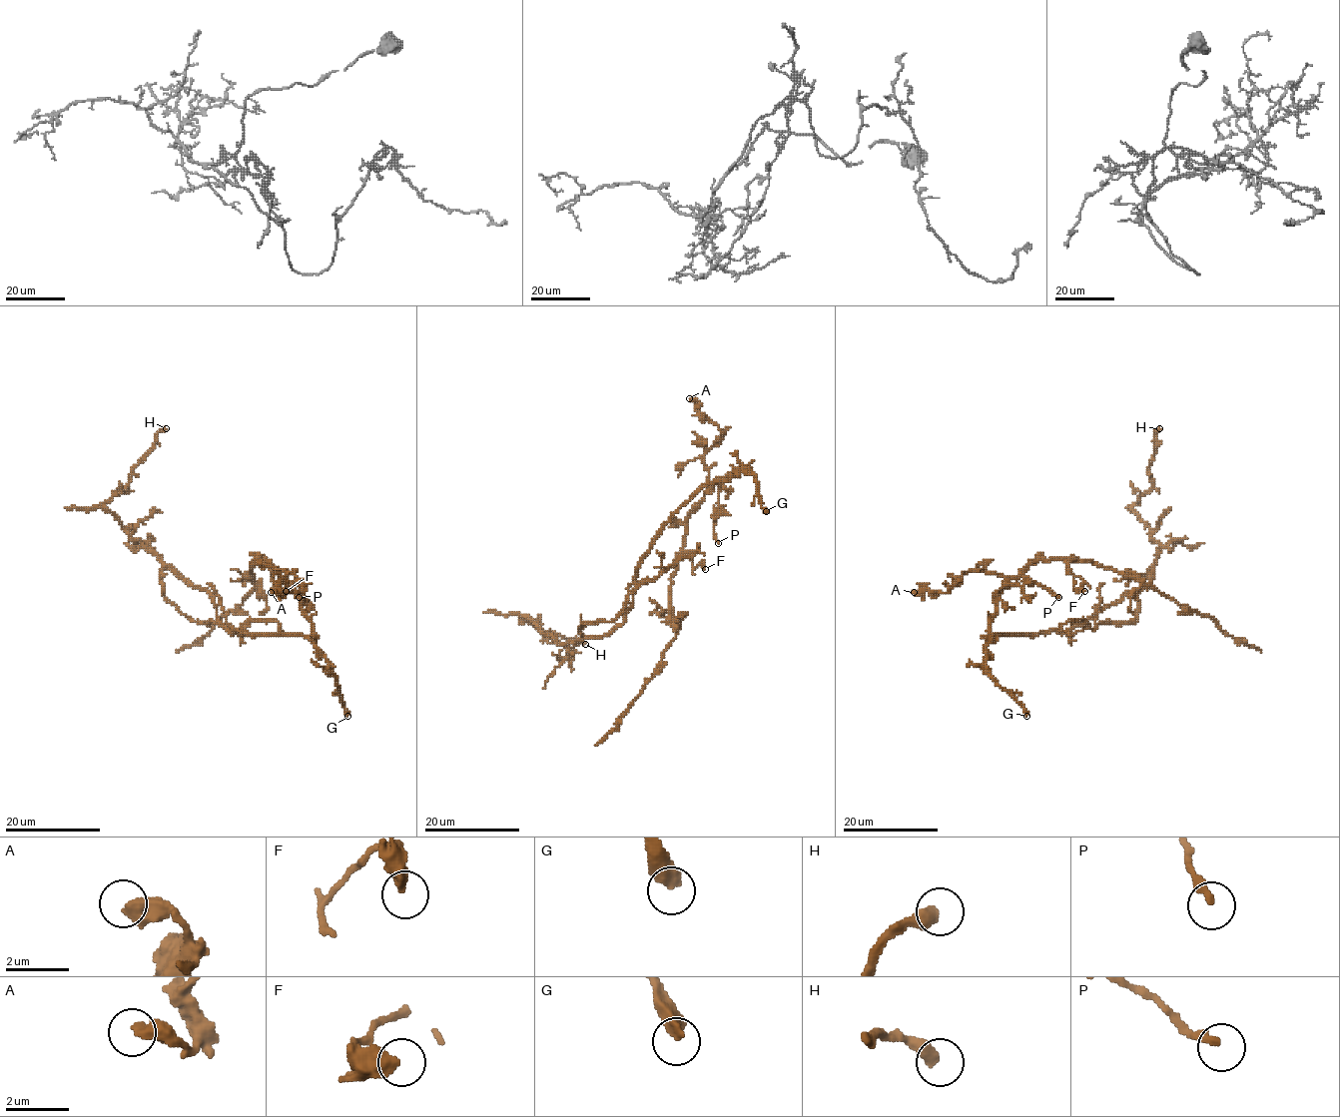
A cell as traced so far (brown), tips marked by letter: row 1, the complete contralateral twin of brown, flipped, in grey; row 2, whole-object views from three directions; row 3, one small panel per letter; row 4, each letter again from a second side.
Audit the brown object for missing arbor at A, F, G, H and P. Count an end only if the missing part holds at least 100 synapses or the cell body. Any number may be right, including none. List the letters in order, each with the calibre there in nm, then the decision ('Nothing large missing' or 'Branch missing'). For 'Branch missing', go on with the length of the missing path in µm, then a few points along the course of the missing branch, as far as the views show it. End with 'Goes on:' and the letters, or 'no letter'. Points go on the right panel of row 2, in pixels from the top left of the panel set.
A: Thickness 480 nm. Nothing large missing
F: Thickness 480 nm. Nothing large missing
G: Thickness 480 nm. Branch missing. Missing length about 190 µm. Course of what is missing: (1026, 716), (1081, 755), (1001, 681), (991, 629), (1011, 605), (1147, 590), (1273, 637), (1234, 614)
H: Thickness 440 nm. Nothing large missing
P: Thickness 280 nm. Nothing large missing
Goes on: G

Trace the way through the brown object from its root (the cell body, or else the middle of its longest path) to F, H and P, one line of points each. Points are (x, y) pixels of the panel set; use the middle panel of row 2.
F: (696, 492), (732, 474), (720, 479), (686, 520), (683, 550), (690, 555), (693, 569), (700, 563), (705, 569)
H: (696, 492), (642, 561), (633, 604), (607, 634), (560, 644), (523, 619), (547, 637), (585, 644)
P: (696, 492), (732, 474), (720, 477), (714, 519), (718, 543)

